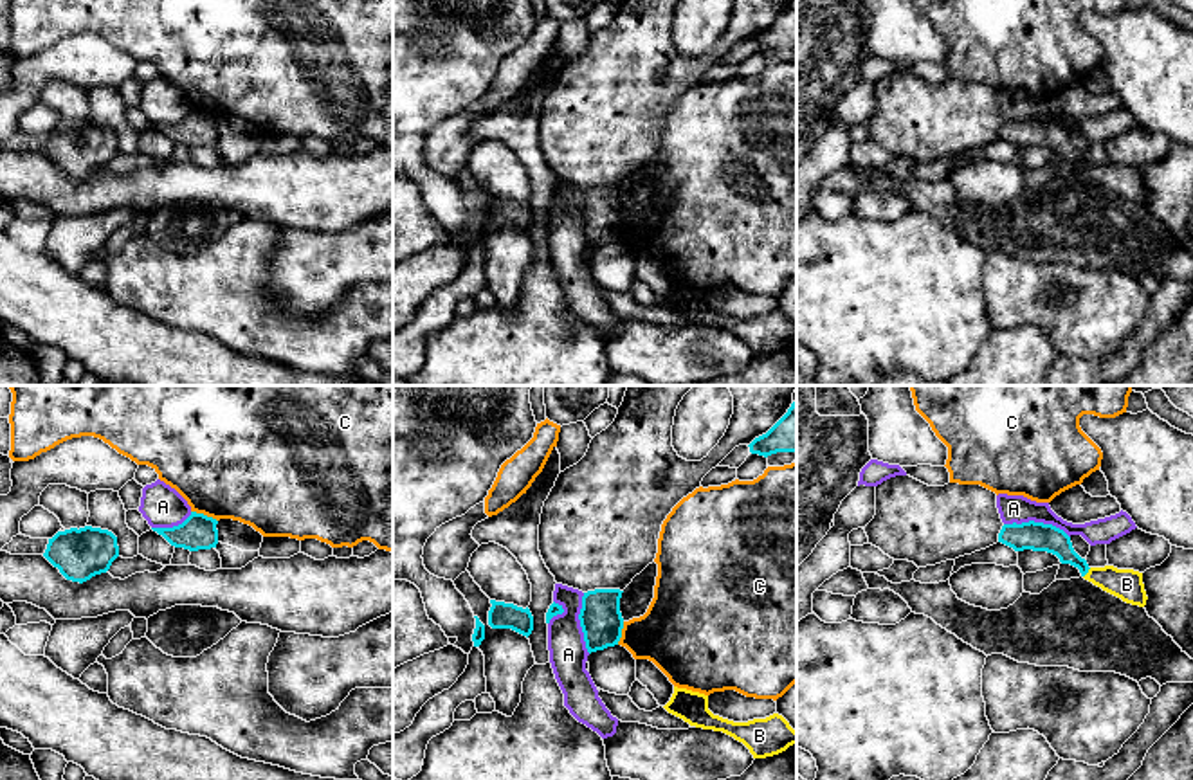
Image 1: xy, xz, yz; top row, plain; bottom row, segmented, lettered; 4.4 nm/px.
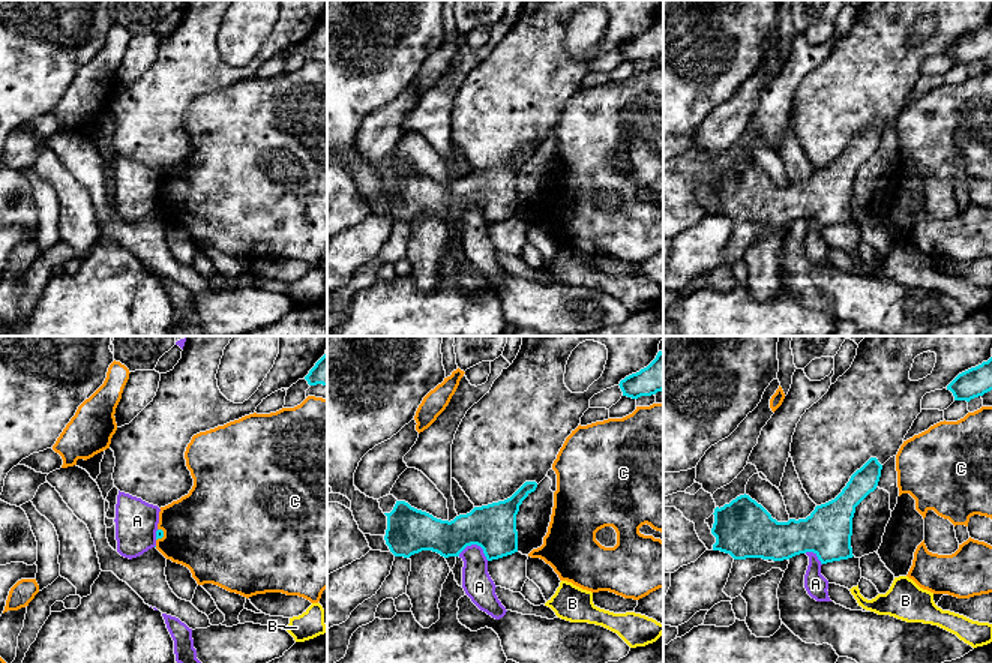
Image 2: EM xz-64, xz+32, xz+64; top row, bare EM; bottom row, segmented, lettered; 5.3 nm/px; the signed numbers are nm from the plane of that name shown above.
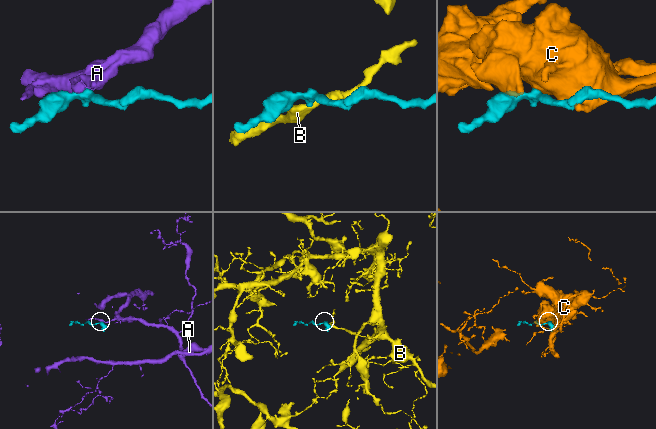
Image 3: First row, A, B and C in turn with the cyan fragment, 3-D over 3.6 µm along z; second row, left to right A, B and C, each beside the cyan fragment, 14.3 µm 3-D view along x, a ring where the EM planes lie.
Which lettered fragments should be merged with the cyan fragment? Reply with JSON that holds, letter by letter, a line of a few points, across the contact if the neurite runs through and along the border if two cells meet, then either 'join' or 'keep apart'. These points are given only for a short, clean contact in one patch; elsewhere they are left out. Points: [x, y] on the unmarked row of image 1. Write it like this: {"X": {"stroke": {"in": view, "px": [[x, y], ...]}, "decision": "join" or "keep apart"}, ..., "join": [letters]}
{"A": {"stroke": {"in": "yz", "px": [[1004, 119], [1051, 119], [1069, 134]]}, "decision": "keep apart"}, "B": {"stroke": {"in": "yz", "px": [[1044, 134], [1053, 136], [1087, 168], [1127, 181]]}, "decision": "join"}, "C": {"decision": "keep apart"}, "join": ["B"]}

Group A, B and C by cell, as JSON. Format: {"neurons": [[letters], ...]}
{"neurons": [["A"], ["B"], ["C"]]}

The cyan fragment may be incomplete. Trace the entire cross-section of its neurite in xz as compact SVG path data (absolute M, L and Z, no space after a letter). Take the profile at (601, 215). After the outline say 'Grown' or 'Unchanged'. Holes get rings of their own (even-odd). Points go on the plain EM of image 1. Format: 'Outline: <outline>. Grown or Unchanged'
Outline: M595 186L582 193L578 211L587 249L618 241L624 225L620 209L620 186Z. Unchanged

